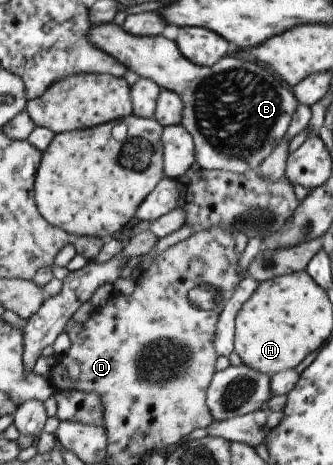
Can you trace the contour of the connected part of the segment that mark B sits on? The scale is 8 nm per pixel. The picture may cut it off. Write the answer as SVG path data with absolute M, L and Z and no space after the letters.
M107 22L88 29L92 46L110 55L127 69L156 83L161 90L176 93L182 101L180 124L189 132L194 143L195 163L205 171L231 172L240 174L255 169L281 143L298 101L287 87L279 84L279 78L256 62L242 61L223 56L212 66L195 65L185 59L177 44L161 34L158 36L134 36L113 22Z

